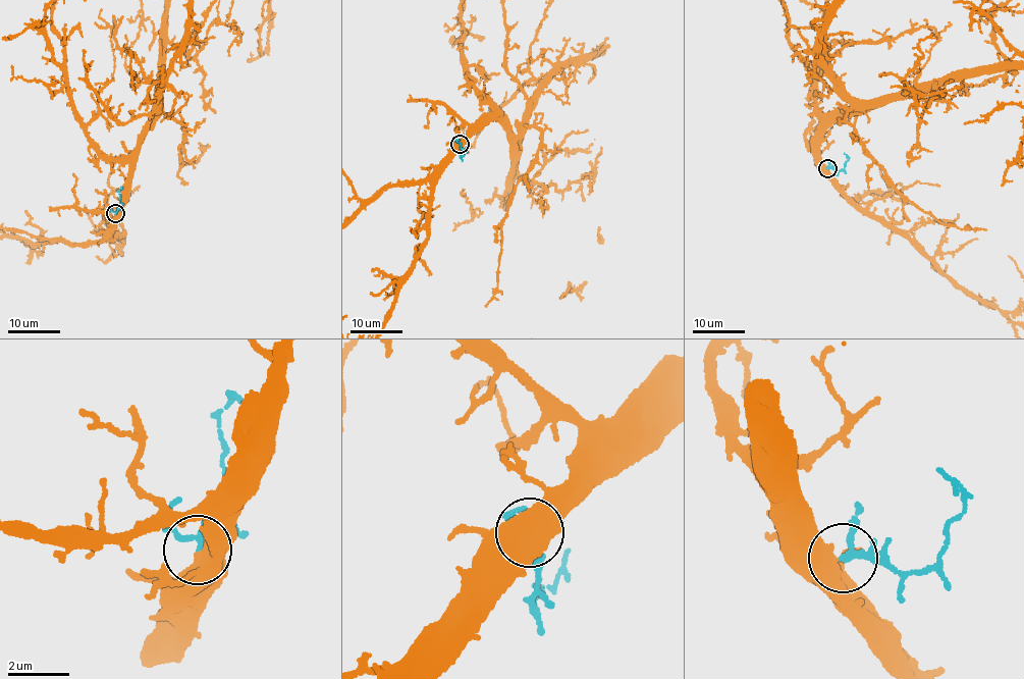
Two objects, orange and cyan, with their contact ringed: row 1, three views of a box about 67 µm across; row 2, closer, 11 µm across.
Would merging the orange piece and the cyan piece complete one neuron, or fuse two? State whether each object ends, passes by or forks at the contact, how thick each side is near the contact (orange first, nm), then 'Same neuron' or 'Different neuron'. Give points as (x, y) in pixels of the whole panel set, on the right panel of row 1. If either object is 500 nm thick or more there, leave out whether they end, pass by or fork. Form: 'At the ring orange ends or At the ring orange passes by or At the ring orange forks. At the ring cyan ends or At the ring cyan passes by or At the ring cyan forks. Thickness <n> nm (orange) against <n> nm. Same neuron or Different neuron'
Thickness 700 nm (orange) against 180 nm. Same neuron

